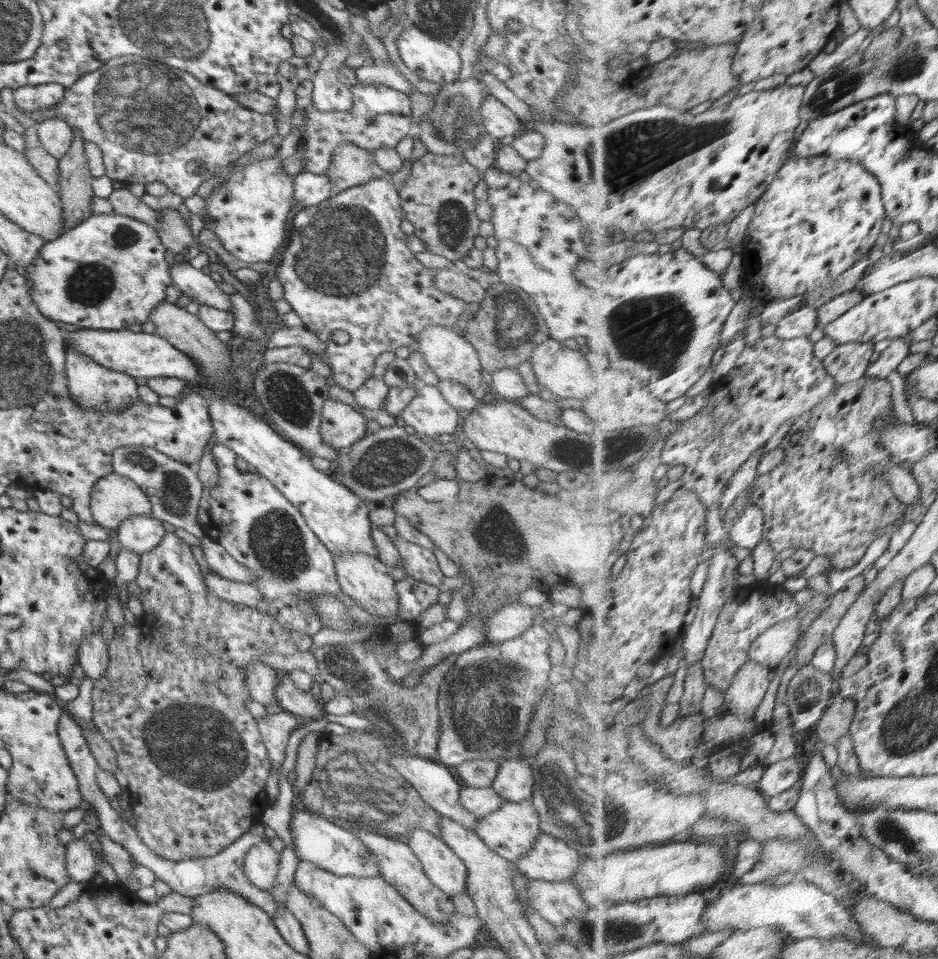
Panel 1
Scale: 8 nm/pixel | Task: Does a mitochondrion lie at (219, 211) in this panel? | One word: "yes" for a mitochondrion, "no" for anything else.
no

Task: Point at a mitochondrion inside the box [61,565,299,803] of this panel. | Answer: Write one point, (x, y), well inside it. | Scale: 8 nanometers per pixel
(198, 747)

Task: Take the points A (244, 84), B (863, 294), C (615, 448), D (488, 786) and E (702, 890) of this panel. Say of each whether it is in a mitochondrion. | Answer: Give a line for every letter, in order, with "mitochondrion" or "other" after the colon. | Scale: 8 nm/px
A: other
B: other
C: mitochondrion
D: other
E: other

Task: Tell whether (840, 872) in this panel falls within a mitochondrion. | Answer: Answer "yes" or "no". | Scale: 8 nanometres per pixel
no

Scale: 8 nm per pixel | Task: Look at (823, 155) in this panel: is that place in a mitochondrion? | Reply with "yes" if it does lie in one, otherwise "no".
no

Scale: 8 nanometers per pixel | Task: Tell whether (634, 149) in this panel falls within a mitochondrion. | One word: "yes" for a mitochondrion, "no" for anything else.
yes

